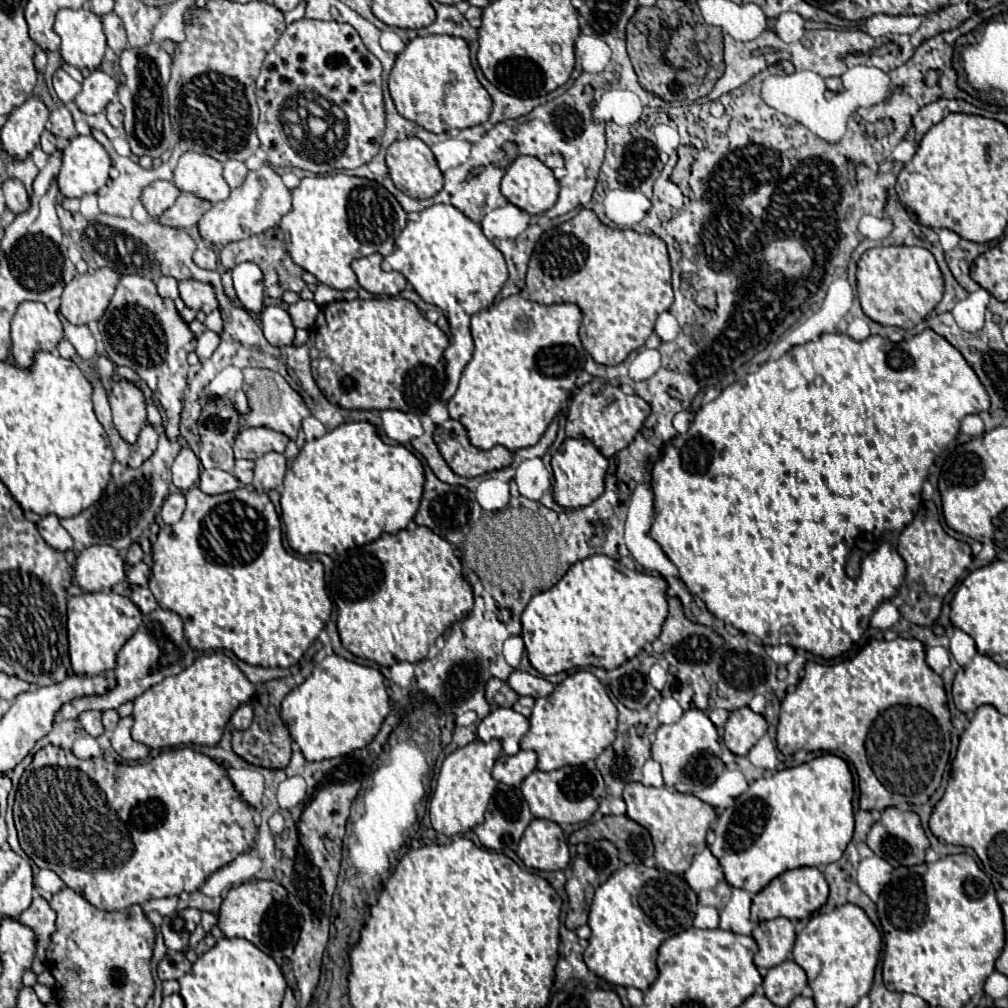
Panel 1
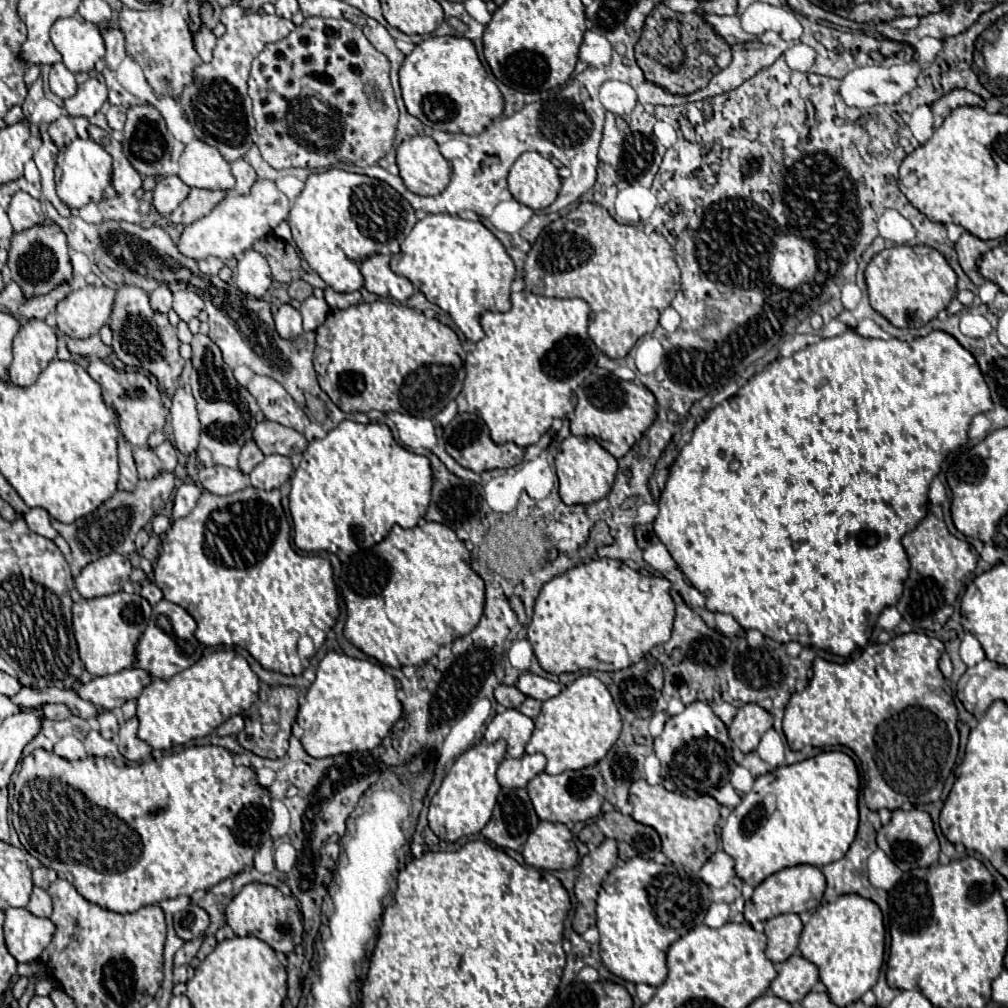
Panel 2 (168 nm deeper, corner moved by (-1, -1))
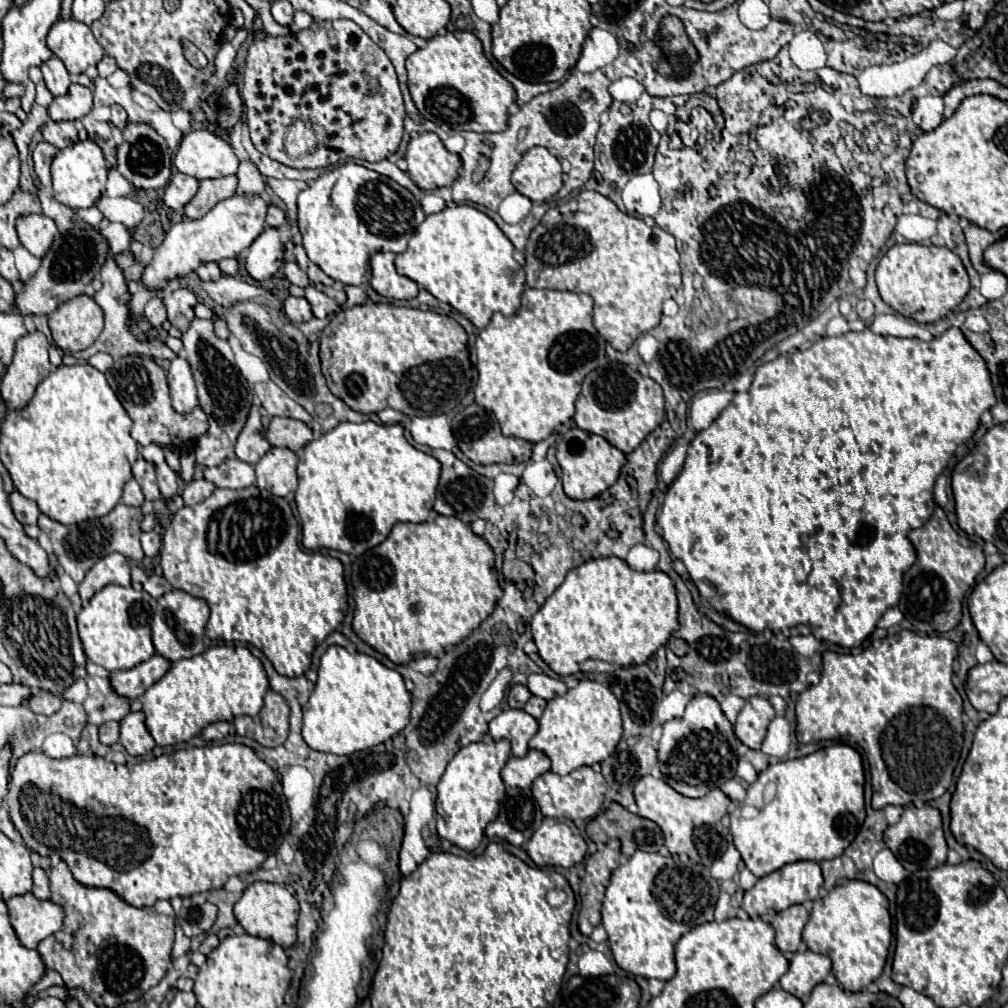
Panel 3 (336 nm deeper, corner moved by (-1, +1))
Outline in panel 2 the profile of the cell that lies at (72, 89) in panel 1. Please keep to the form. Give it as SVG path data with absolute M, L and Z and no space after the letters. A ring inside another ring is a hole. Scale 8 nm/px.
M63 63L51 65L51 71L49 71L49 87L61 99L67 99L67 97L75 95L75 91L77 91L75 77L73 77L73 73Z

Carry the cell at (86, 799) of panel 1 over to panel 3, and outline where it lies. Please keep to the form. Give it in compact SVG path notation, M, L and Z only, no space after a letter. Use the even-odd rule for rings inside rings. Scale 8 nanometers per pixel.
M225 743L225 745L207 745L207 747L191 747L183 751L173 751L169 755L161 755L149 761L139 761L138 757L129 755L121 744L114 744L109 747L105 756L97 755L75 755L67 759L51 759L43 751L31 751L25 753L21 759L17 759L11 779L9 779L9 815L13 825L23 837L23 843L39 853L41 857L51 857L59 855L71 869L73 877L85 885L85 887L101 887L101 889L111 889L115 891L123 901L127 901L133 907L147 907L153 905L159 899L173 899L173 897L189 897L195 893L205 893L213 889L221 889L225 881L233 875L241 873L251 873L261 867L267 855L273 855L281 843L283 835L279 825L289 817L287 801L281 791L281 781L275 775L275 771L261 759L257 759L255 751L245 745L237 743Z

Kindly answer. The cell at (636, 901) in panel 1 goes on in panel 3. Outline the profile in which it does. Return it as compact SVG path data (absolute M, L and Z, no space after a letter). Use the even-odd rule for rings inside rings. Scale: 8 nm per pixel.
M635 851L625 865L611 873L601 909L615 963L645 979L671 979L675 975L675 943L689 929L713 921L717 895L719 885L703 865L691 865L691 873L683 873L673 857Z

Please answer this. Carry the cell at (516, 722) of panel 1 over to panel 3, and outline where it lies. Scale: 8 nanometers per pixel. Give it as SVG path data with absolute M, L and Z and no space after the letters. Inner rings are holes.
M503 709L493 721L489 721L489 735L499 741L507 739L515 757L525 757L529 739L537 733L537 719L523 709Z

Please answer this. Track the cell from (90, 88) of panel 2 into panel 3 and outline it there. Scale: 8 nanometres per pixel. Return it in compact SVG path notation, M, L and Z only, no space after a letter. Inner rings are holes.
M71 85L69 93L55 97L49 105L49 115L53 121L75 121L83 119L93 109L93 91L83 85Z

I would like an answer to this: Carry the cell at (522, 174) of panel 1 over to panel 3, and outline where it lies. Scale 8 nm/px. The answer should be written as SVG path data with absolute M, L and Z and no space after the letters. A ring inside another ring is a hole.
M545 147L529 149L517 163L511 183L533 203L549 203L561 189L561 163Z

